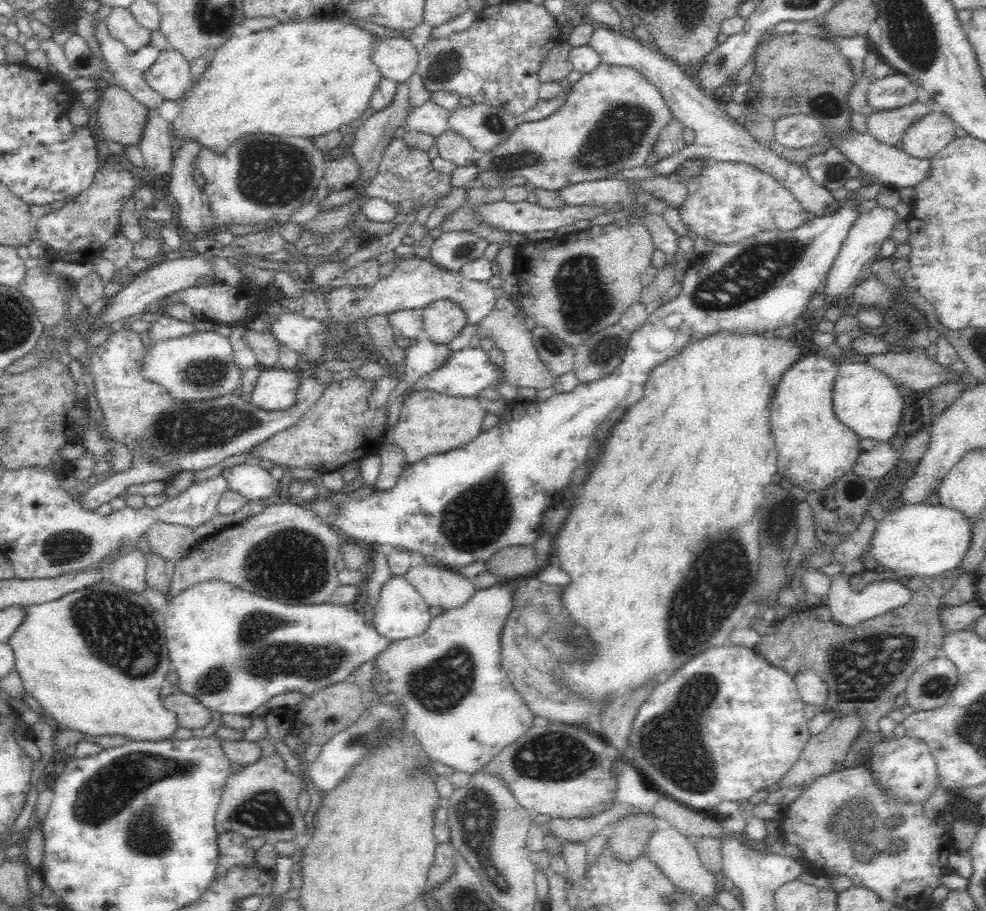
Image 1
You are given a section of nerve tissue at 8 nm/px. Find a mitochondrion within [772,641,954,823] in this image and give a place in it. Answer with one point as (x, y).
(937, 685)

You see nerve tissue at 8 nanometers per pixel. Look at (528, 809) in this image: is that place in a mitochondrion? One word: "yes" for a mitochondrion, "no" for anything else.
no

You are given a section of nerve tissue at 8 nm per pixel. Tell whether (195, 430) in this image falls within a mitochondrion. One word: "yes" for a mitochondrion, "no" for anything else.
yes

